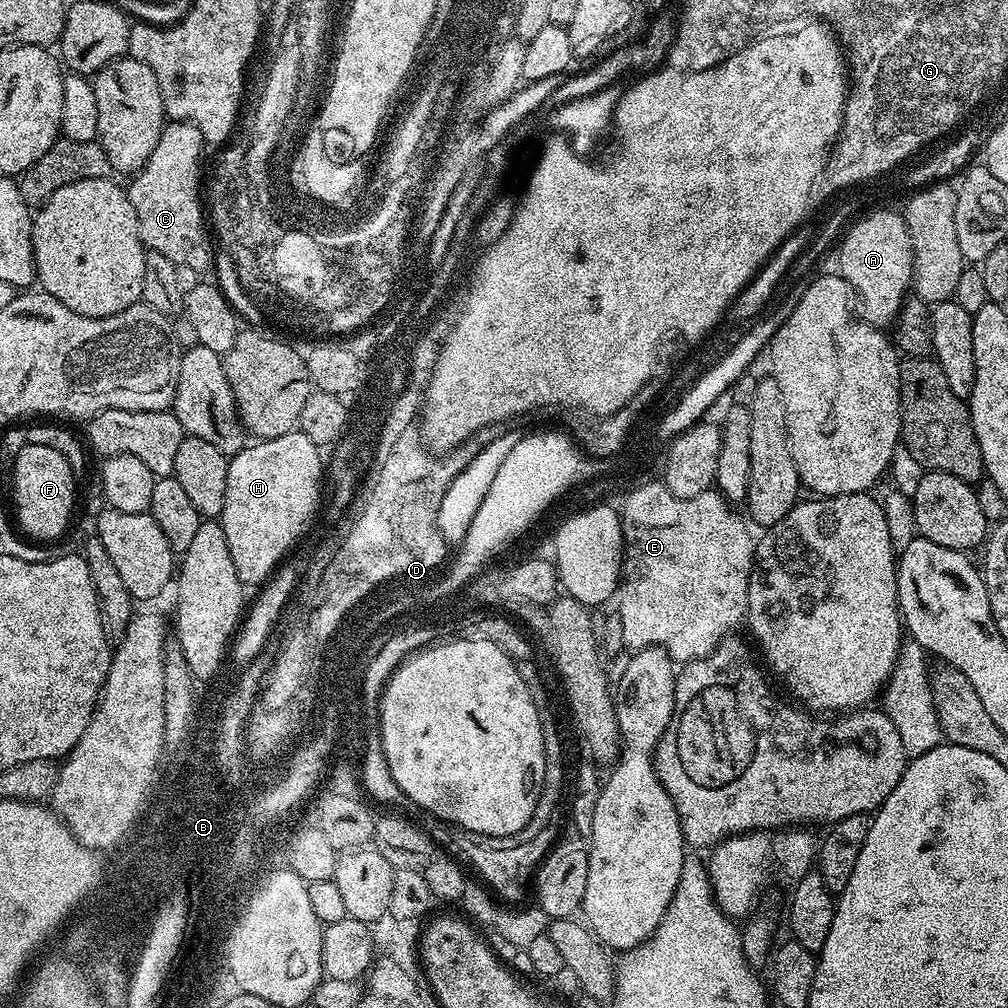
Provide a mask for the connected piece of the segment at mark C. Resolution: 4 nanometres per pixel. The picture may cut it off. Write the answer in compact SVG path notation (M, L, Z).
M187 120L165 123L150 158L131 177L132 185L126 188L130 206L138 214L138 230L145 249L170 258L176 266L190 266L197 274L204 274L212 264L213 241L206 227L202 184L200 188L200 155L204 151L206 145L197 125Z

